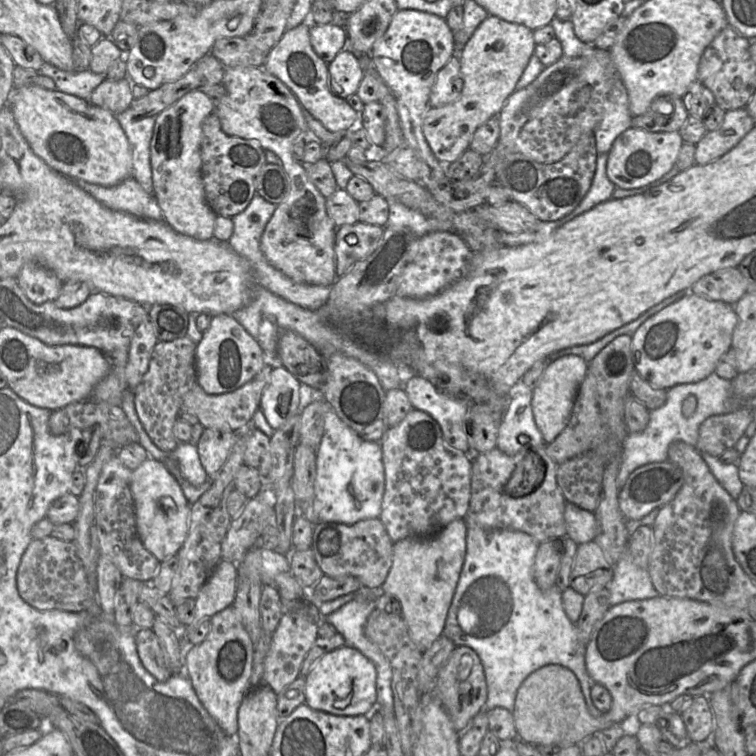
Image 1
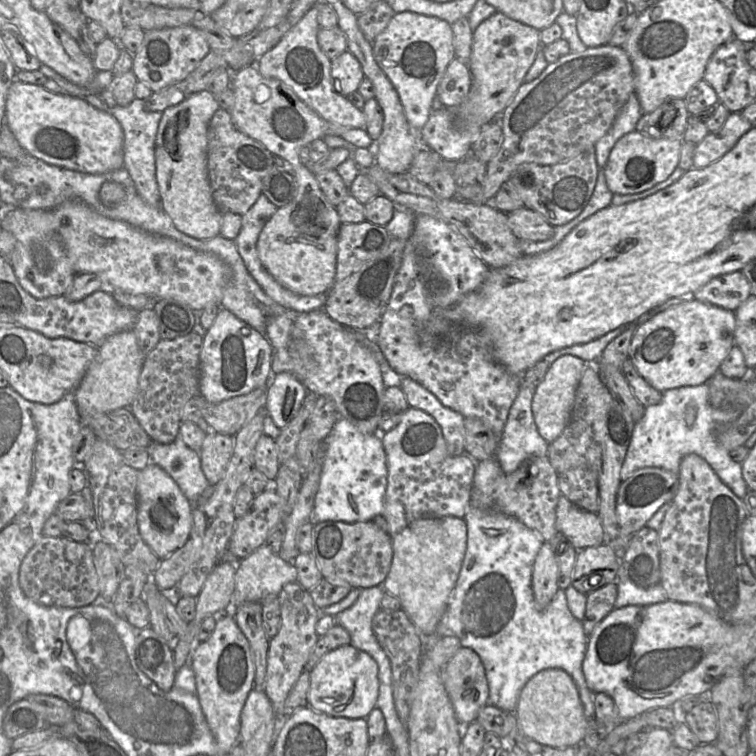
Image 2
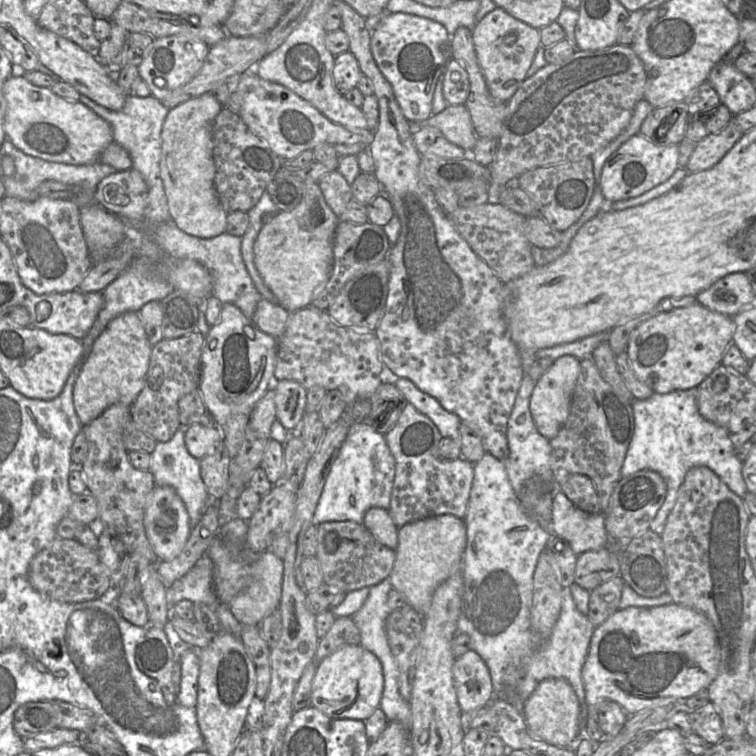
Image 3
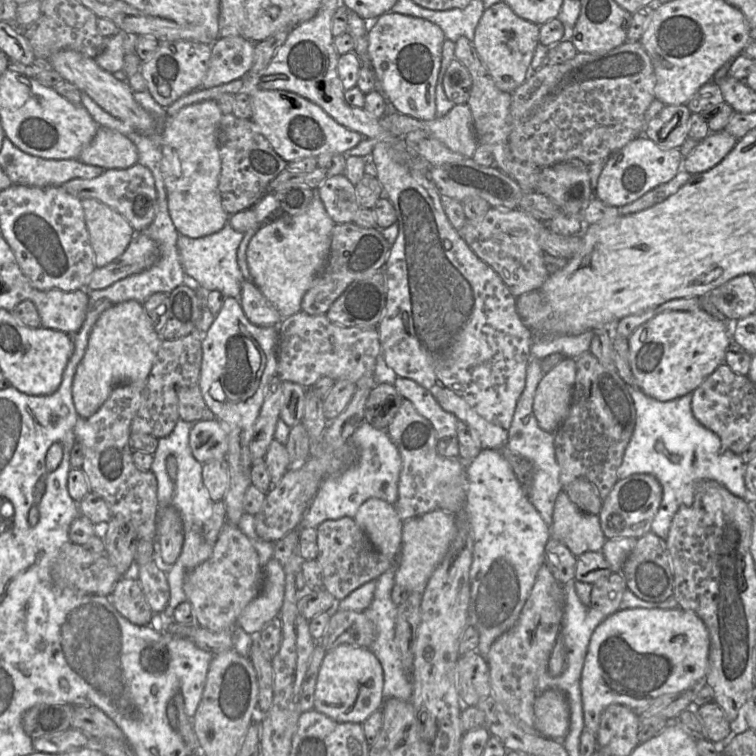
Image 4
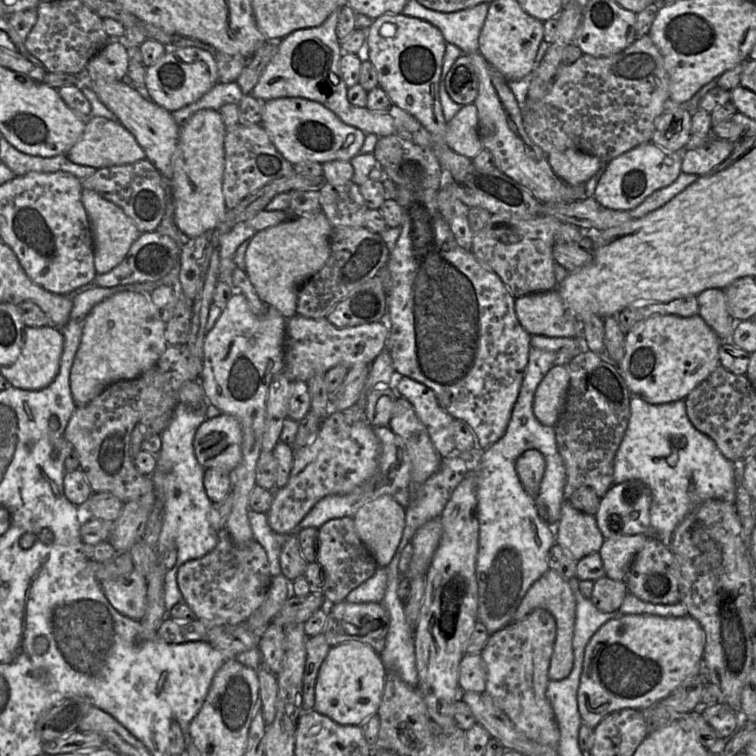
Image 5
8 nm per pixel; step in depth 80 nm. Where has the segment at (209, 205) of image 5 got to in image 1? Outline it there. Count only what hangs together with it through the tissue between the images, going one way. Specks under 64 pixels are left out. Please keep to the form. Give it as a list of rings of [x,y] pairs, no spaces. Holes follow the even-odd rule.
[[[200,89],[192,90],[156,116],[150,144],[153,194],[164,221],[175,231],[200,241],[214,238],[217,215],[209,206],[202,181],[202,123],[215,105]]]

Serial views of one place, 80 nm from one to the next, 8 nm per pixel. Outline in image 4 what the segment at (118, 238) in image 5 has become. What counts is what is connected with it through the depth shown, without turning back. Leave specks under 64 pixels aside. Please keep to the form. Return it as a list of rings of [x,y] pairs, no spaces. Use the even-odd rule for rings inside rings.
[[[84,199],[81,204],[94,264],[104,267],[124,253],[136,231],[120,213],[96,199]]]

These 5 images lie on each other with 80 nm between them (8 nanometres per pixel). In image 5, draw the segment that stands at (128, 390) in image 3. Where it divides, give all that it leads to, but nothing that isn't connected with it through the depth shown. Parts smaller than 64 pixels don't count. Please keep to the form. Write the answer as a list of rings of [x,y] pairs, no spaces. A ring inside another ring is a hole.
[[[123,291],[97,304],[84,321],[81,343],[70,373],[70,390],[76,408],[99,396],[111,383],[132,380],[156,366],[166,350],[166,323],[155,316],[148,295]]]

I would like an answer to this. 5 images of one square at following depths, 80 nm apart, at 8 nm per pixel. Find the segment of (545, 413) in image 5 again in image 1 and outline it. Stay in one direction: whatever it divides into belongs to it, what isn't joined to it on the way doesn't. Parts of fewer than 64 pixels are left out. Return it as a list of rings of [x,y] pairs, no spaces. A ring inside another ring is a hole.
[[[566,355],[545,363],[538,385],[533,390],[532,413],[546,444],[553,442],[568,424],[578,389],[588,374],[588,363],[576,355]]]

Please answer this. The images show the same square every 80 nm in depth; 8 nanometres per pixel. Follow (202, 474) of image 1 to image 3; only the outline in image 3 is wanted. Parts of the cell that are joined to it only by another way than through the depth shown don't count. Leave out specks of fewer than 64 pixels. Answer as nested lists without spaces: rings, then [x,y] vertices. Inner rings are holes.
[[[181,425],[169,441],[157,442],[154,451],[150,454],[149,471],[153,474],[156,485],[170,486],[176,490],[185,504],[192,530],[198,525],[206,512],[208,490],[201,477],[200,460],[189,453],[185,445],[184,436],[185,427]],[[167,456],[173,458],[172,464],[165,463]]]

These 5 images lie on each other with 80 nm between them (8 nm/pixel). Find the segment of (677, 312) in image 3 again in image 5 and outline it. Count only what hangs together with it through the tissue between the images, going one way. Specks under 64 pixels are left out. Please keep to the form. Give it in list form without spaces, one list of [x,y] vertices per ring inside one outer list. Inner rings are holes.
[[[654,315],[637,323],[626,334],[625,354],[616,365],[631,394],[650,404],[666,404],[686,397],[720,365],[719,348],[722,341],[715,331],[699,315],[680,317],[677,315]]]

